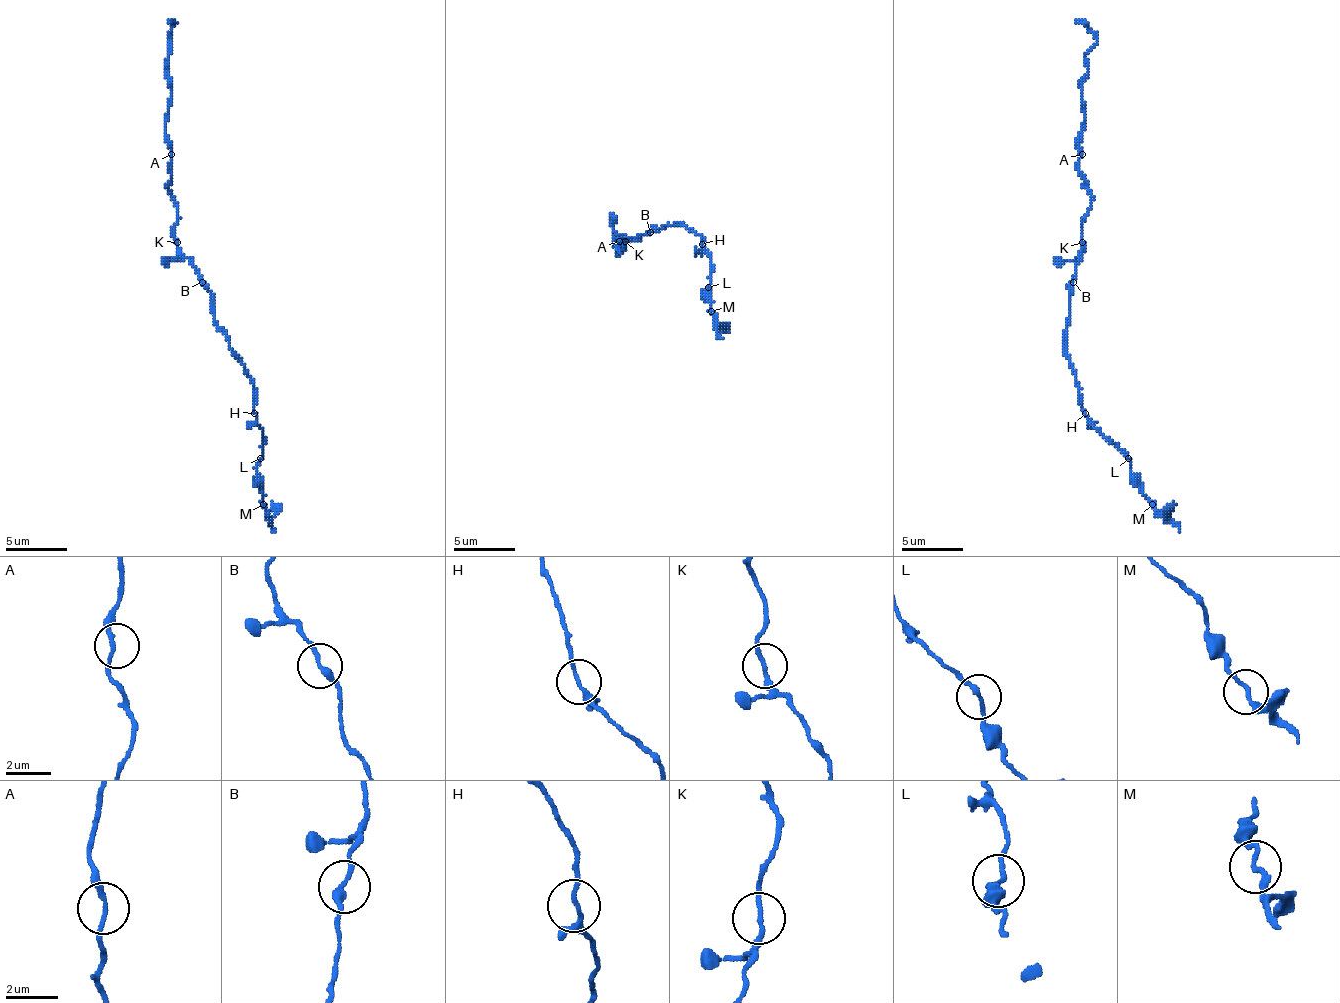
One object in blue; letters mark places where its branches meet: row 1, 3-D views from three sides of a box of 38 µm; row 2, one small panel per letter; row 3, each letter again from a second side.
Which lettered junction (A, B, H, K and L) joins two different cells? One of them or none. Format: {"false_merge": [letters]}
{"false_merge": []}

